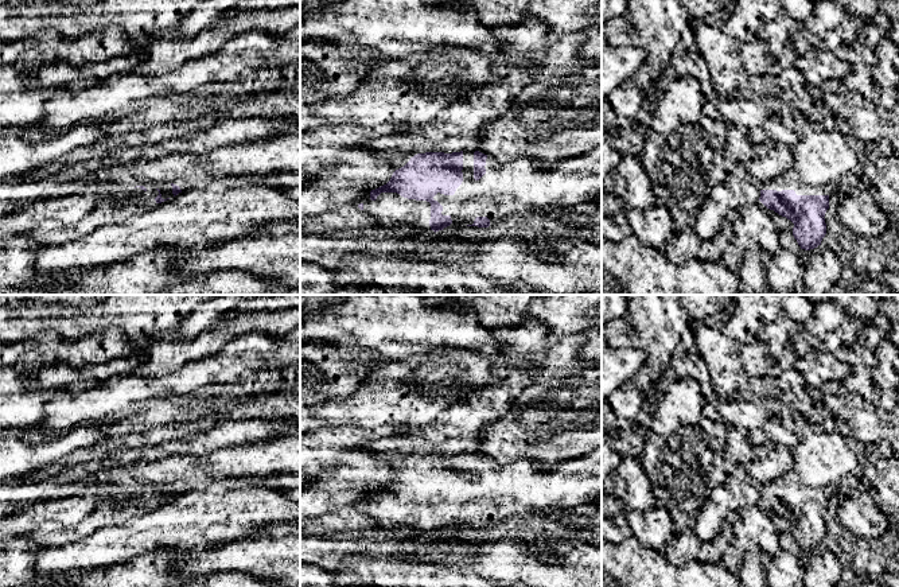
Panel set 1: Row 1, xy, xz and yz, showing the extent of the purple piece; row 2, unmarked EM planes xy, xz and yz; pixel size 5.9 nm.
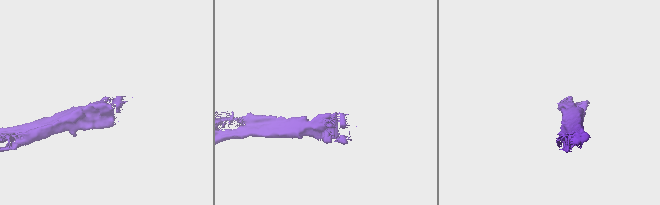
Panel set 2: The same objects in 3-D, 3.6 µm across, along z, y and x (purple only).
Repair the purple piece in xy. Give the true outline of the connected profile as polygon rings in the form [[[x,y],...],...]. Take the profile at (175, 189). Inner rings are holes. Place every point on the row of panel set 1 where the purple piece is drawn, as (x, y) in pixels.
[[[161,183],[156,190],[159,191],[159,195],[155,198],[156,203],[170,199],[171,194],[175,197],[182,193],[180,187],[174,183]]]

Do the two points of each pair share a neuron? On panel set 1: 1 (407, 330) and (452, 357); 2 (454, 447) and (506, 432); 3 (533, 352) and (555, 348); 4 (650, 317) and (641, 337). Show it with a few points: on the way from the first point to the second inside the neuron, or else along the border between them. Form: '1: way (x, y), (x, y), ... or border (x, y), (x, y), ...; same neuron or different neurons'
1: border (467, 348), (435, 346), (405, 358); different neurons
2: border (477, 436), (479, 439), (478, 451); different neurons
3: way (538, 349), (549, 349); same neuron
4: way (646, 322), (646, 331); same neuron

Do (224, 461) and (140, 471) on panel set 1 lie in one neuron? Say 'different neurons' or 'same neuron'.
same neuron

